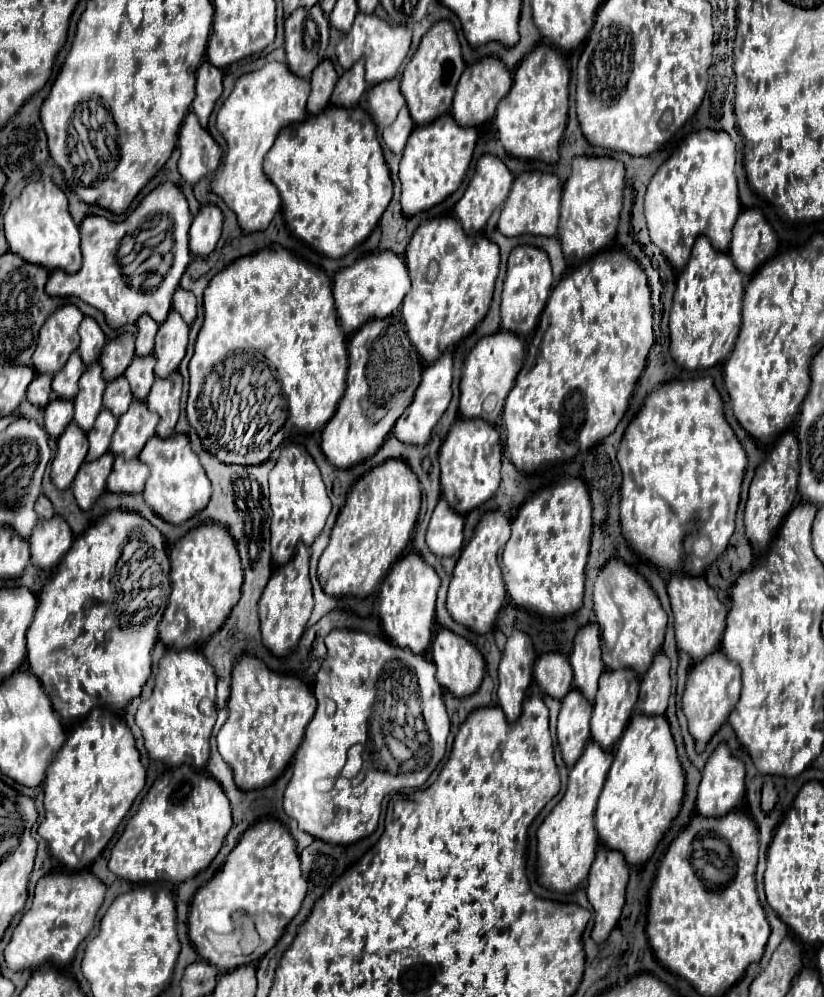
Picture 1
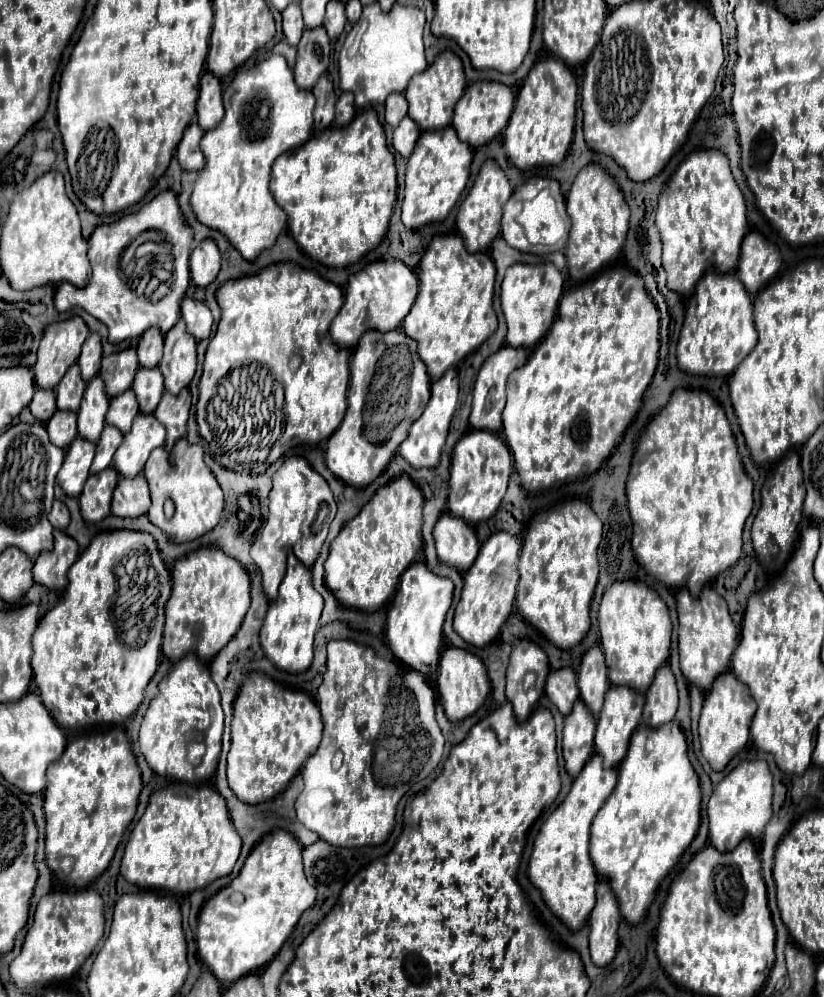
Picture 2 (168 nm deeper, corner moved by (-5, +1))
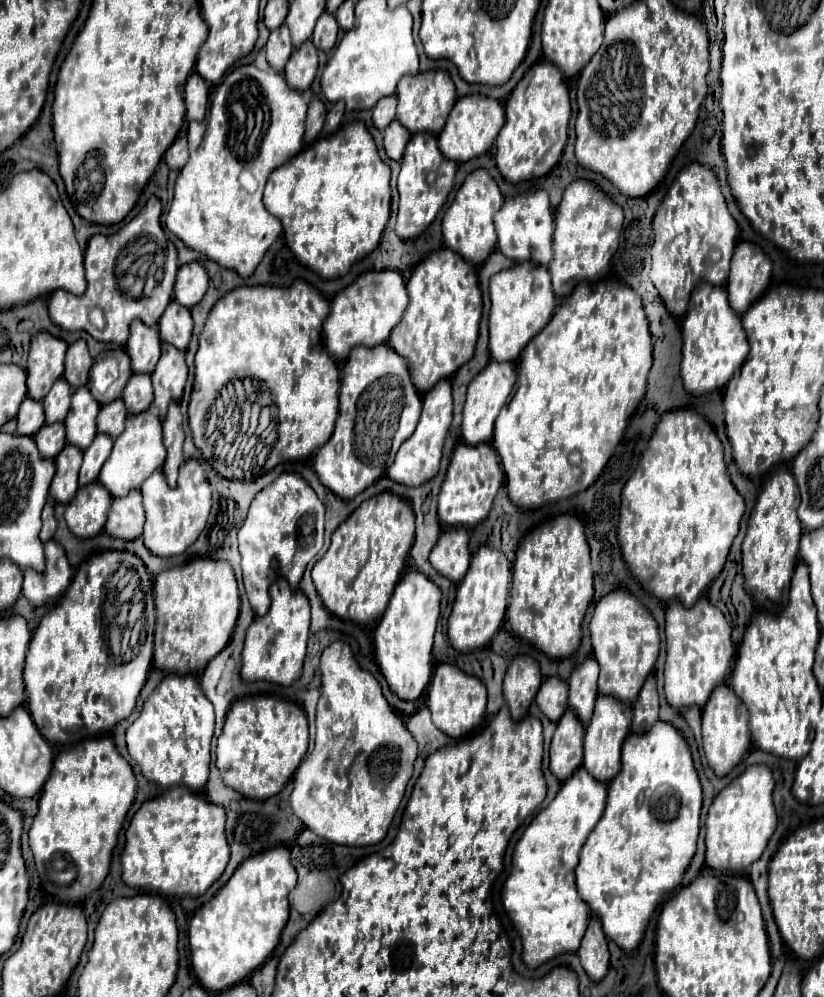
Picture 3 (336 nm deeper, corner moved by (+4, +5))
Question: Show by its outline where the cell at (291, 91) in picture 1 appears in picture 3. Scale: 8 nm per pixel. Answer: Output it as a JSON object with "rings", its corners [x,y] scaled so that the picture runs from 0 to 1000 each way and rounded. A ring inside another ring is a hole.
{"rings":[[[291,65],[279,71],[255,95],[255,115],[243,125],[245,137],[235,135],[228,127],[233,151],[228,163],[218,170],[218,176],[214,180],[211,200],[201,216],[201,228],[228,248],[245,252],[265,266],[286,270],[289,274],[294,274],[294,278],[306,276],[330,242],[342,234],[337,218],[333,218],[318,204],[323,178],[328,176],[328,172],[342,165],[342,161],[350,161],[369,147],[371,109],[374,101],[369,93],[352,89],[342,73],[335,73],[333,69],[316,71],[308,65]]]}

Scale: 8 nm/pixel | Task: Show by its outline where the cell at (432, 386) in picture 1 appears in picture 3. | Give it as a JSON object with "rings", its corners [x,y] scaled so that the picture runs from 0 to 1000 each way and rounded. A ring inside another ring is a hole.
{"rings":[[[536,380],[522,392],[515,394],[512,418],[507,422],[507,428],[483,450],[481,460],[471,470],[471,478],[478,482],[485,482],[488,486],[512,486],[515,482],[527,478],[534,468],[536,448],[539,448],[539,440],[541,440],[546,422],[549,422],[549,388],[546,388],[544,380]]]}

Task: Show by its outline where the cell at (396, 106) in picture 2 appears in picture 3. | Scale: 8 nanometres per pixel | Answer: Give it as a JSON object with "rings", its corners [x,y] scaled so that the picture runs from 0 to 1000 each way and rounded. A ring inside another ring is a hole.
{"rings":[[[473,95],[473,97],[464,97],[459,101],[459,105],[454,107],[454,125],[459,129],[468,129],[468,125],[481,117],[481,97]]]}

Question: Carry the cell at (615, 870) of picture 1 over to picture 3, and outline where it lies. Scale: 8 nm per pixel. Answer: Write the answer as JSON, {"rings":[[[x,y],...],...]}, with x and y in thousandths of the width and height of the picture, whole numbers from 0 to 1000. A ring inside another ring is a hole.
{"rings":[[[718,920],[714,926],[714,932],[709,936],[709,942],[704,946],[704,952],[699,954],[704,960],[704,966],[709,974],[716,978],[716,982],[728,984],[740,970],[740,958],[738,958],[738,944],[731,934],[731,926],[726,920]]]}

